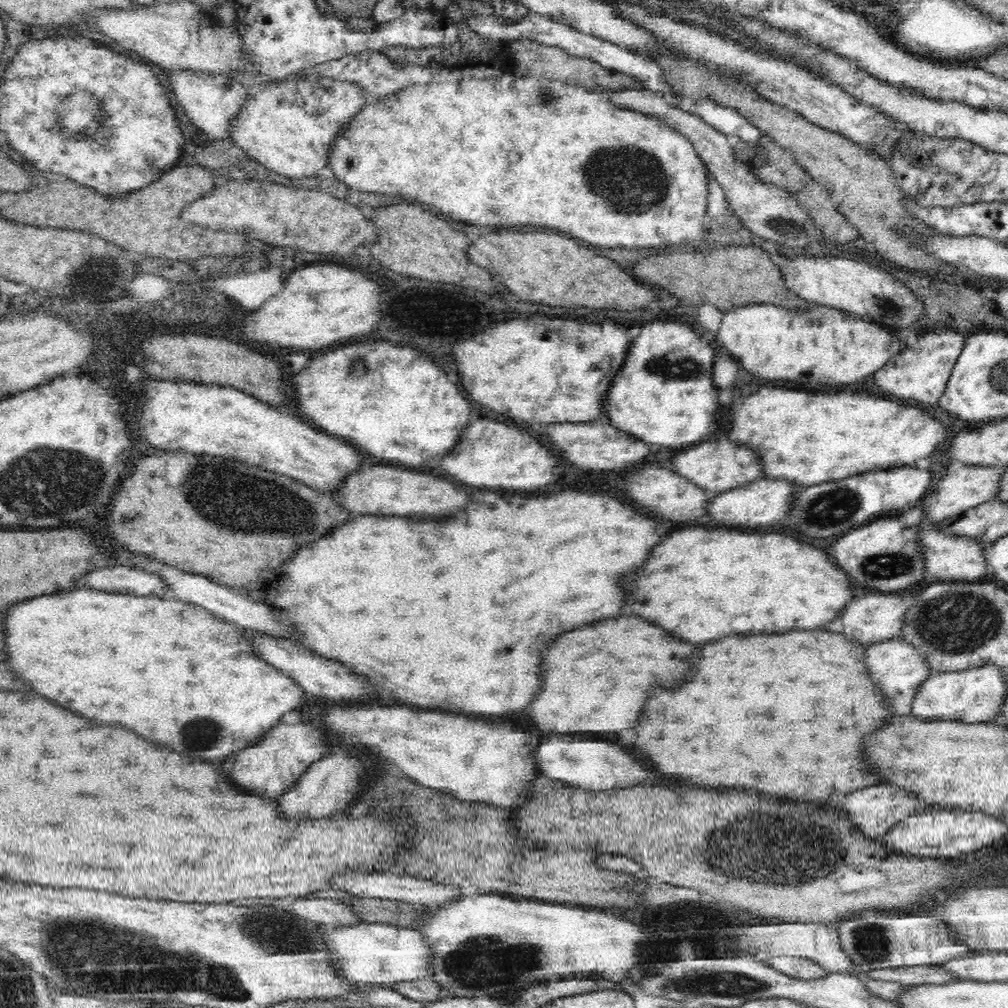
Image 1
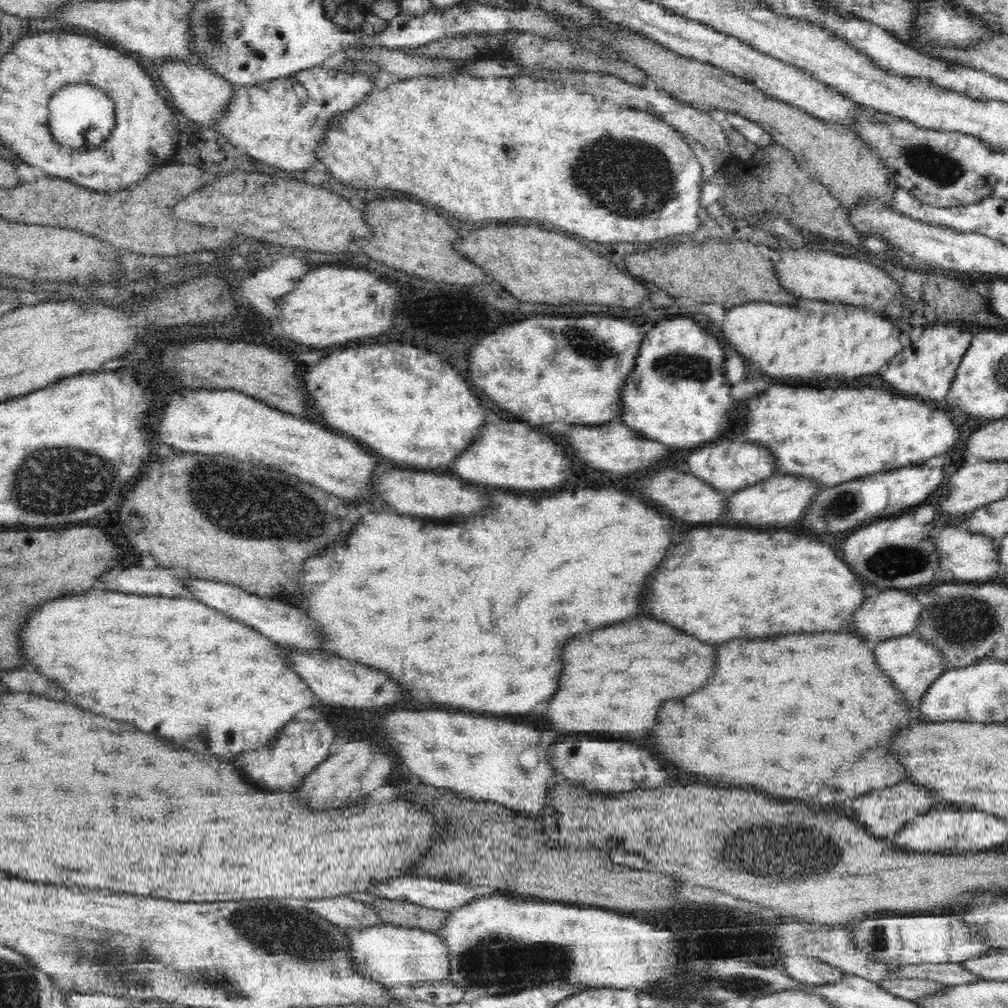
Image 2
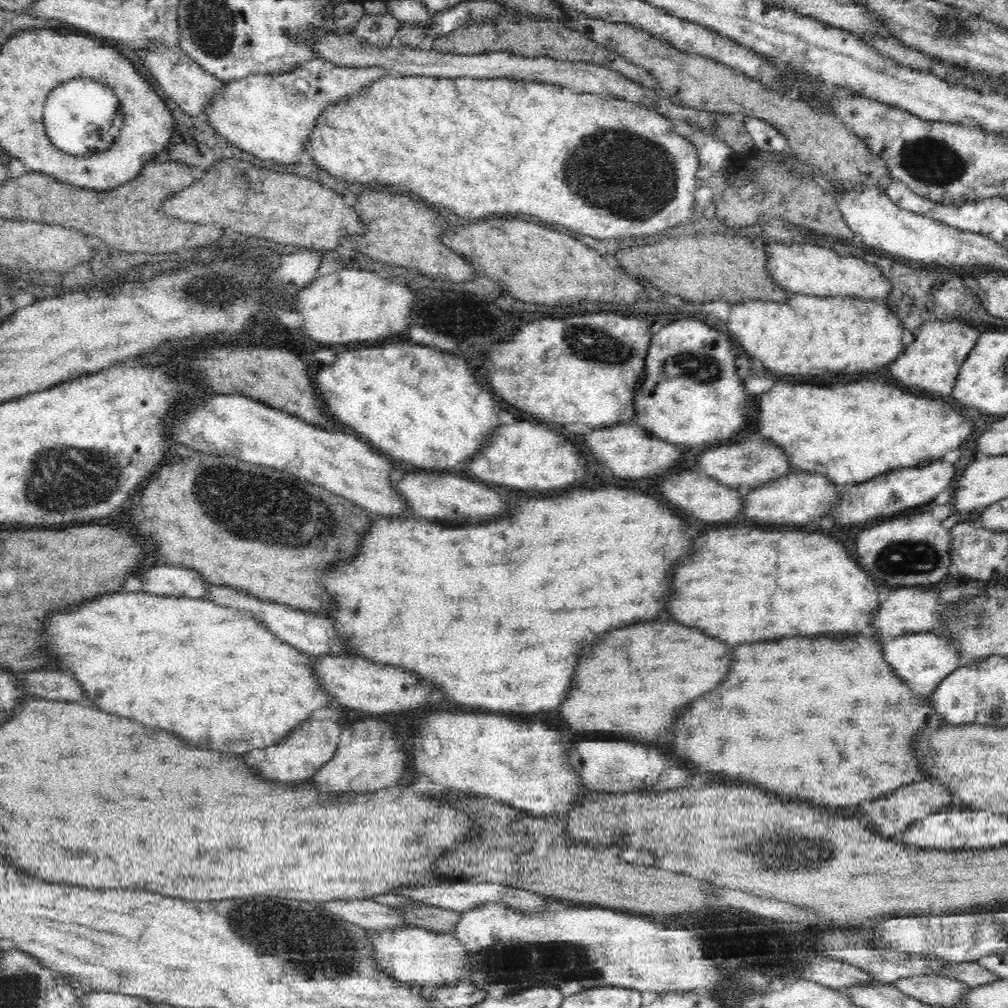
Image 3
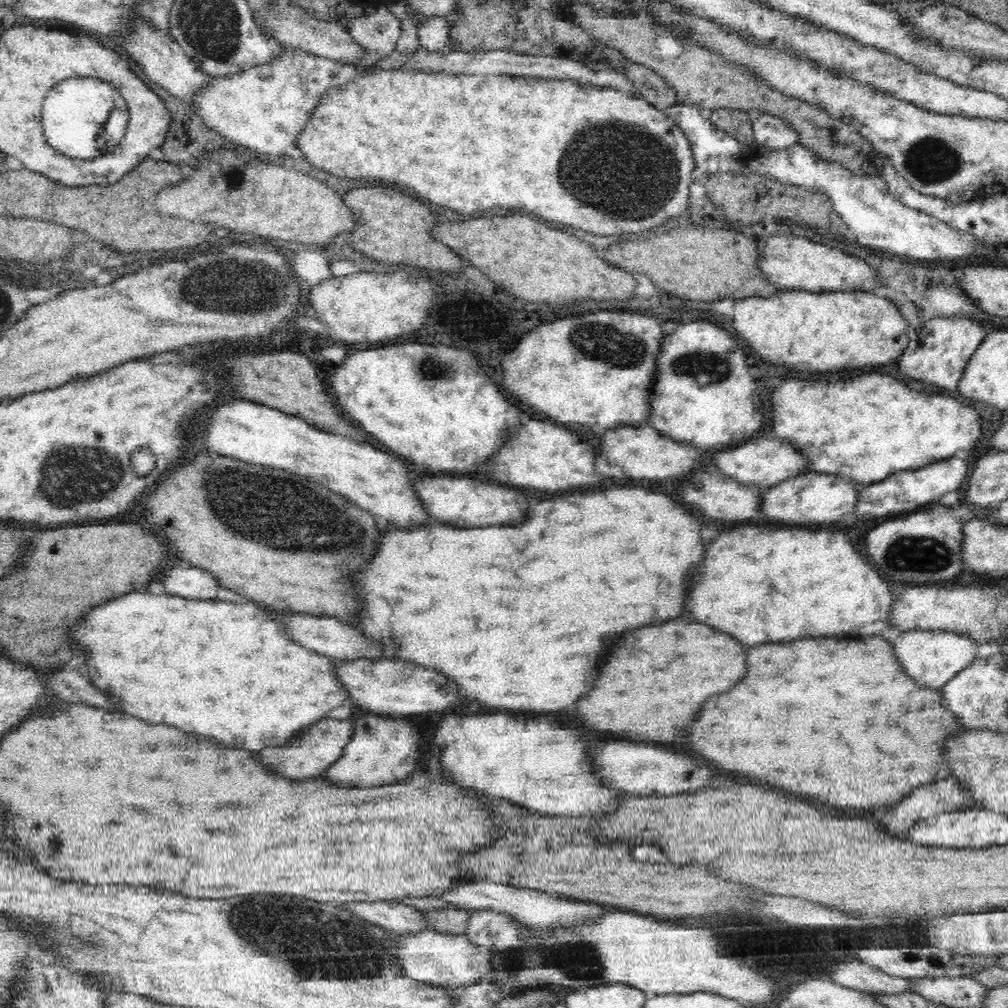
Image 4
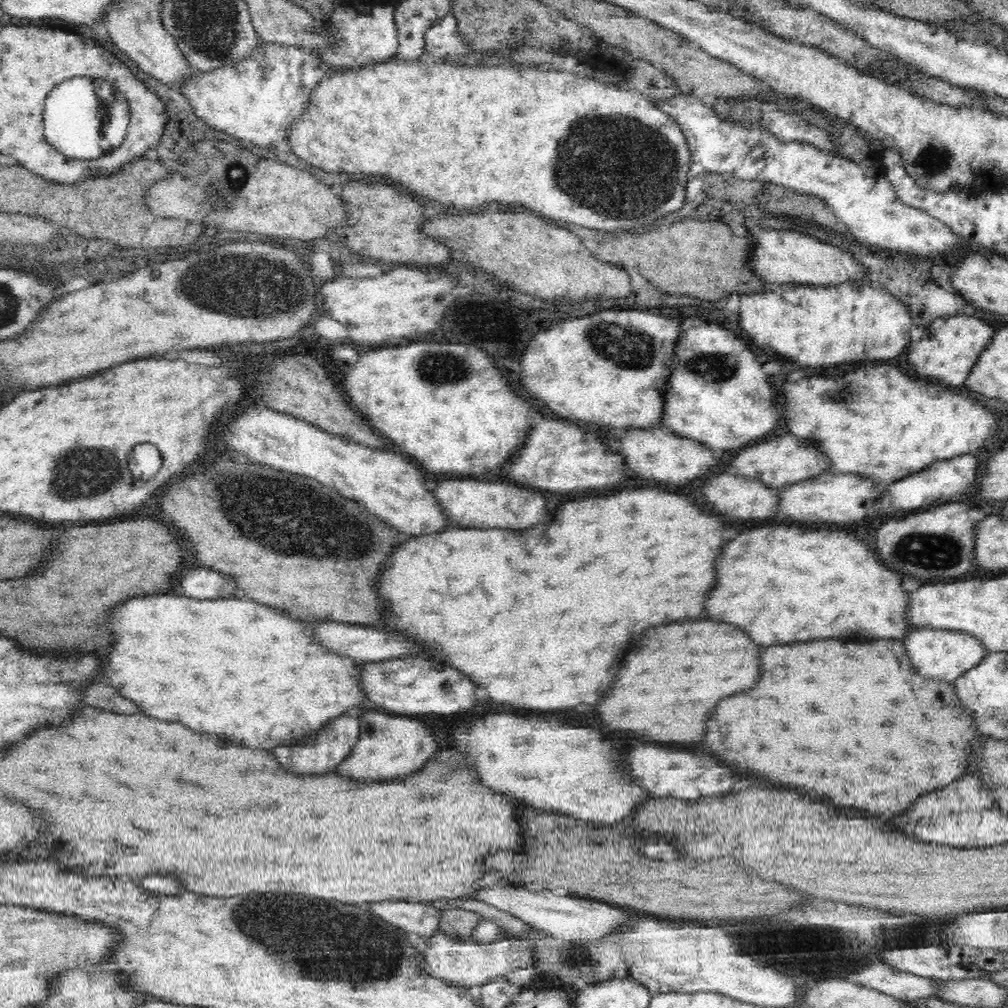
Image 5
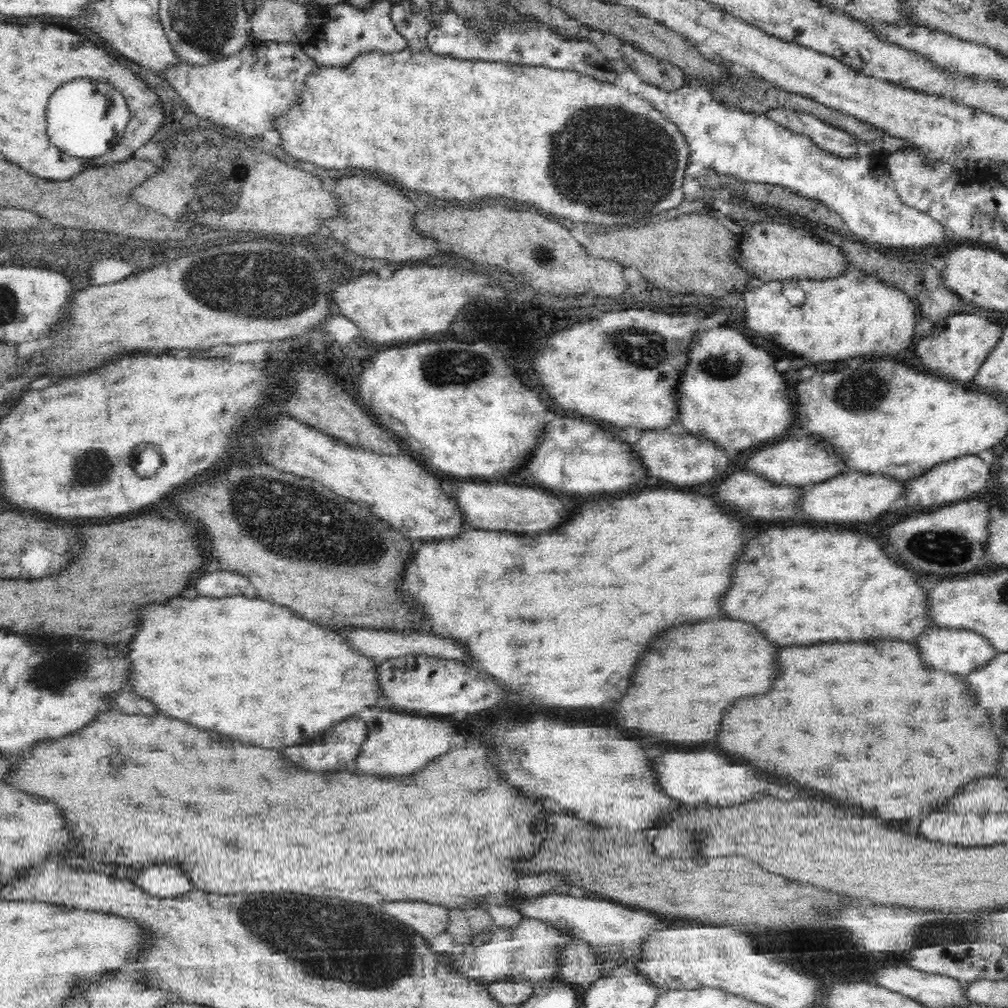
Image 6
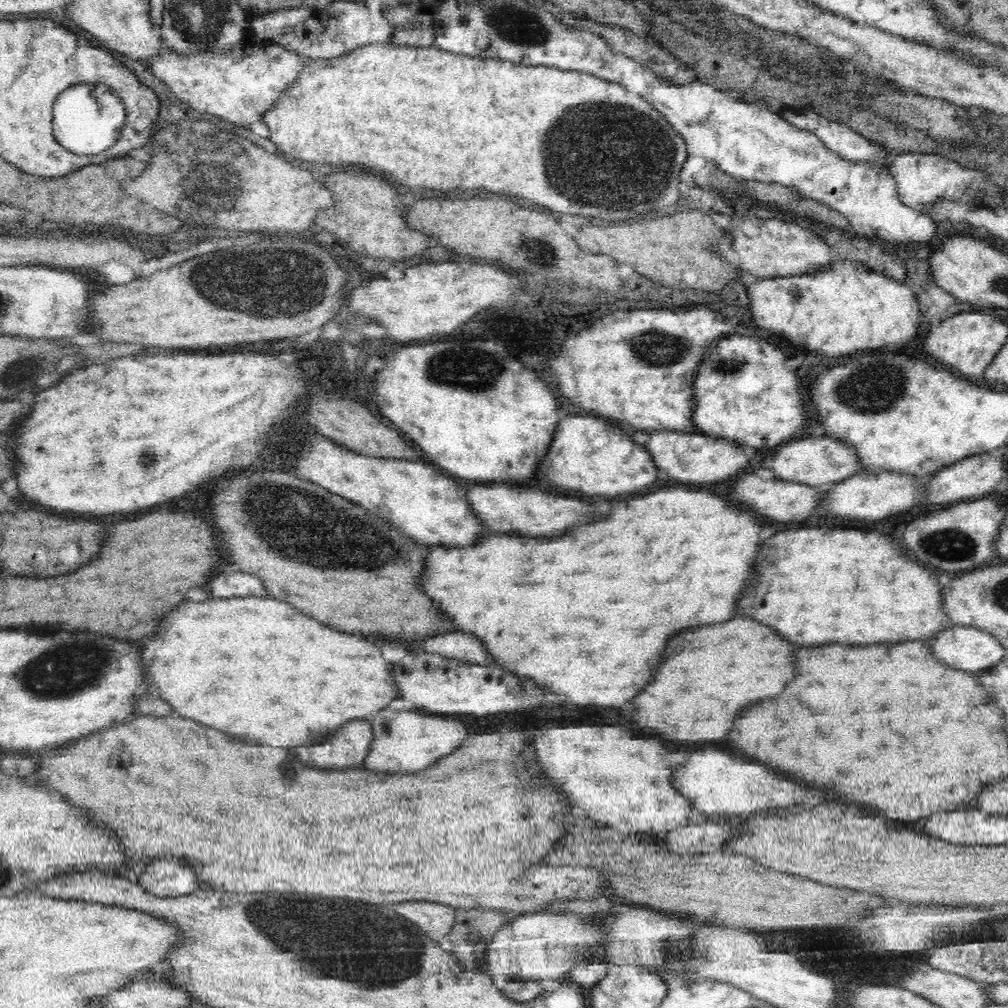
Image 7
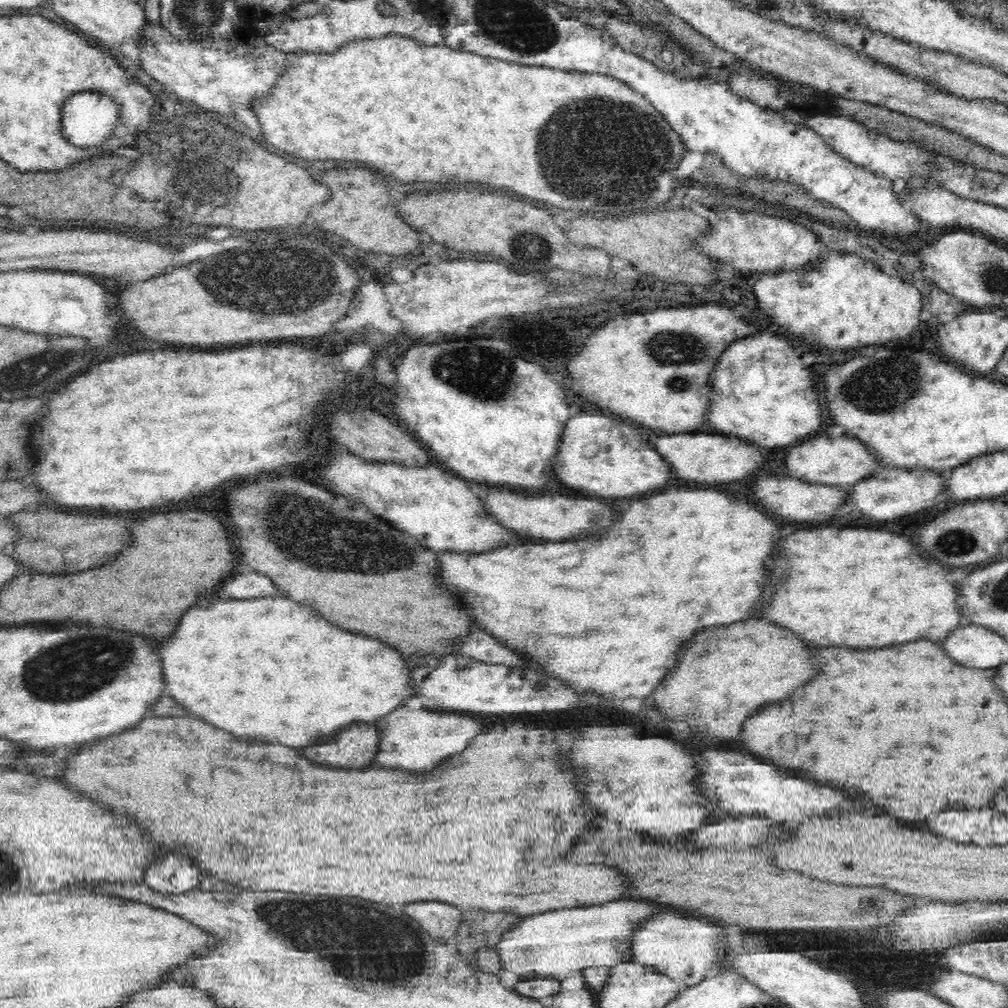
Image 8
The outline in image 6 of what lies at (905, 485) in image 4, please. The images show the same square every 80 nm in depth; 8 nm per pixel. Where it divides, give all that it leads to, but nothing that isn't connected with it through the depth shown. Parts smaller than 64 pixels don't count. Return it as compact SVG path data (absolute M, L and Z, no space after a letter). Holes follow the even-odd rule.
M966 455L948 462L936 464L926 474L908 480L908 494L905 497L906 504L931 506L968 501L968 498L972 498L974 494L978 494L978 492L988 488L990 478L994 478L994 470L990 466L990 460L984 455Z

